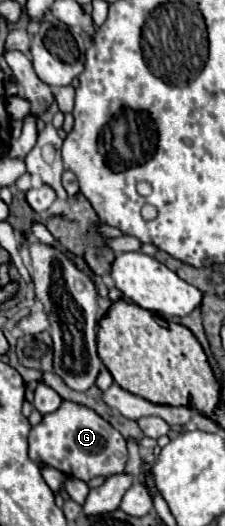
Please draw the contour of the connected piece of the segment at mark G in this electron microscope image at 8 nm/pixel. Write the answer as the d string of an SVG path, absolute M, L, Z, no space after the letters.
M63 400L55 412L43 414L43 420L29 432L29 456L35 462L45 462L59 472L83 482L95 476L111 476L125 470L127 446L125 438L91 408Z

